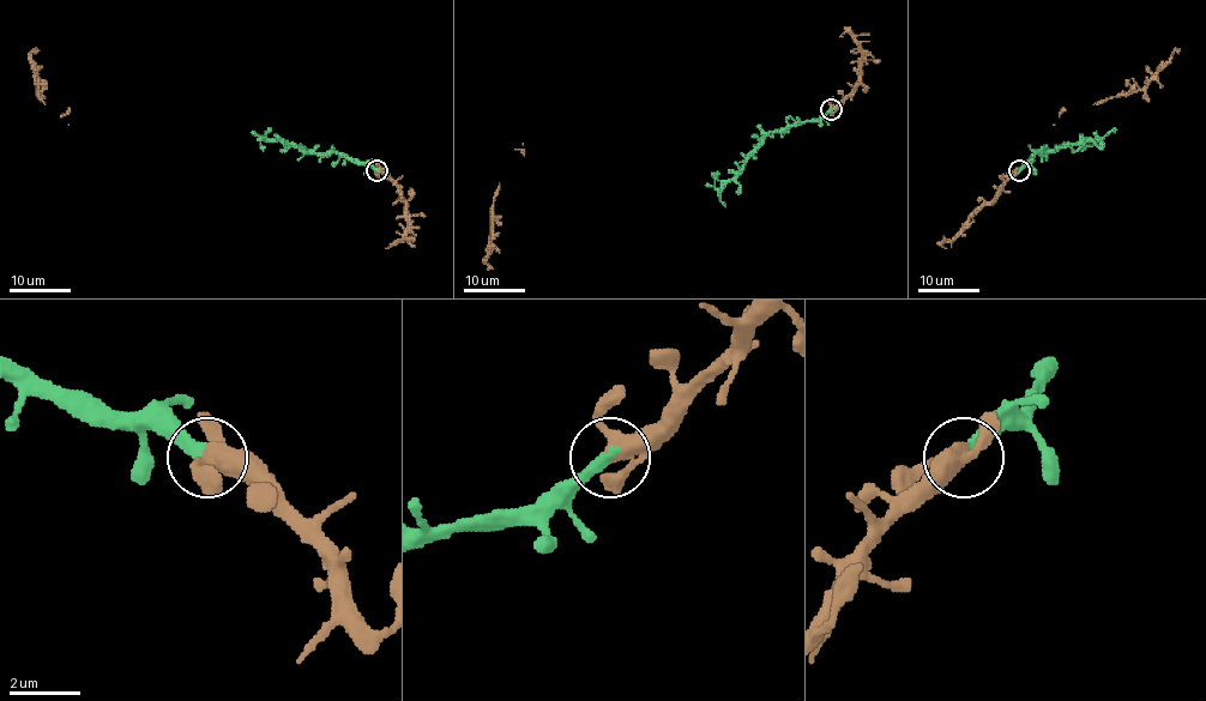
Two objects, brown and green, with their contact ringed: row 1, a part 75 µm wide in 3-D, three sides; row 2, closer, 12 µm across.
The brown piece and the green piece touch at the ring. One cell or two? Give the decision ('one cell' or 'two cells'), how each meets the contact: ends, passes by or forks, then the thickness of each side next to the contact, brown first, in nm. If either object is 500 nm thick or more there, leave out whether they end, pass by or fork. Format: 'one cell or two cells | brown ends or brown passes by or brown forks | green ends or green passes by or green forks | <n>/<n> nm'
one cell | brown forks | green ends | 360/380 nm

